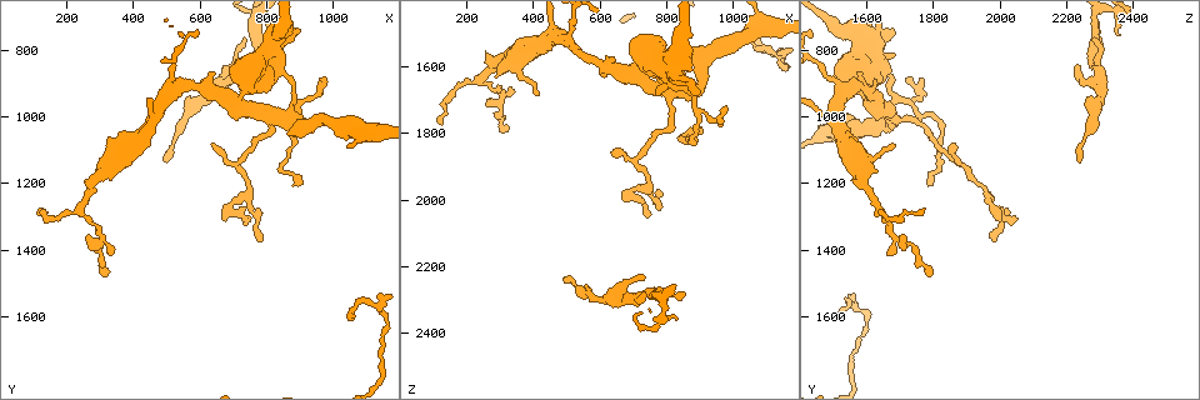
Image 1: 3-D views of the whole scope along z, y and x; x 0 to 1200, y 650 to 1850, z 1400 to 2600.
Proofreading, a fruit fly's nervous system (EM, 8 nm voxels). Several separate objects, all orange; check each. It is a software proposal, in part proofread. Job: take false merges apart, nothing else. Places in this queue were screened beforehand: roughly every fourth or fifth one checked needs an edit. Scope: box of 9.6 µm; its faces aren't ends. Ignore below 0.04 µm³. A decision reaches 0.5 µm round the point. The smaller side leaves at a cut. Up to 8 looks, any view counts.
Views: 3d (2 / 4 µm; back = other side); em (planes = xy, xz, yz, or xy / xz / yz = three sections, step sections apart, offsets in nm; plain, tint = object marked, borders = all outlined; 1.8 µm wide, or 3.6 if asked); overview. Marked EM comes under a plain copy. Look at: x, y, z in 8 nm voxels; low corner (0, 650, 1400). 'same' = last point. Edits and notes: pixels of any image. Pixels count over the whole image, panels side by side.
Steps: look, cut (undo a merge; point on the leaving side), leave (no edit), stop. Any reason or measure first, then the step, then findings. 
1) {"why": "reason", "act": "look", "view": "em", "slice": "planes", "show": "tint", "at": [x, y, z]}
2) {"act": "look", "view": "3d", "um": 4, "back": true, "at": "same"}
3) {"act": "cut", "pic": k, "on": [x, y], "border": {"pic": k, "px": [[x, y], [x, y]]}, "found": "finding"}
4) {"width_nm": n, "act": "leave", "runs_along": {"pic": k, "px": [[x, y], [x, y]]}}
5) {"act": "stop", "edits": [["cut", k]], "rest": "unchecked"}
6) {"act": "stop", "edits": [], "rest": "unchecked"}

{"why": "sharp bend", "act": "look", "view": "em", "slice": "xy", "step": 4, "show": "tint", "at": [740, 1230, 1970]}

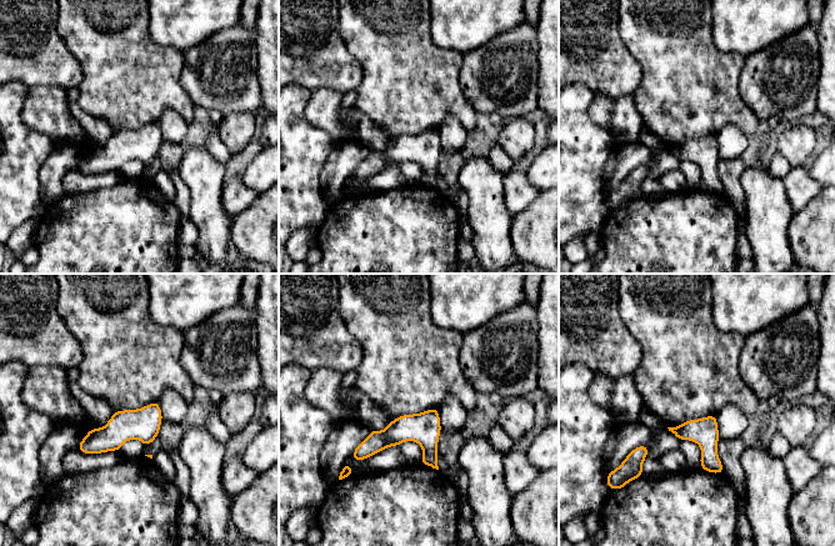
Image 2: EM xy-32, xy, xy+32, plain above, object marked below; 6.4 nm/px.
{"act": "leave", "runs_along": {"pic": 2, "px": [[435, 412], [358, 456]]}, "found": "continuous, no second cell"}

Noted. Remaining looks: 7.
{"why": "thick turns thin", "act": "look", "view": "em", "slice": "planes", "show": "tint", "at": [790, 990, 1670]}

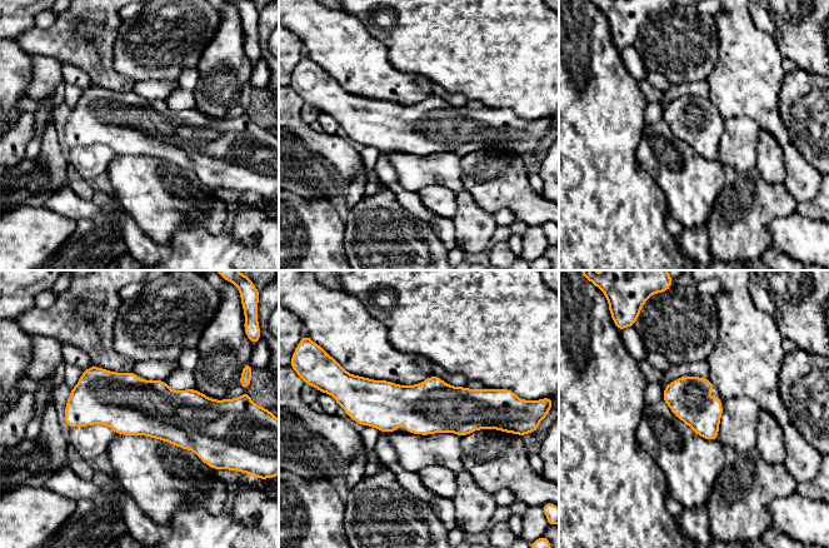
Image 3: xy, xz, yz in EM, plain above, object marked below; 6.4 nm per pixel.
{"width_nm": 280, "act": "leave", "runs_along": {"pic": 3, "px": [[344, 404], [478, 409], [494, 417]]}, "found": "continuous, no second cell"}

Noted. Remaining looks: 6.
{"why": "narrows sharply", "act": "look", "view": "3d", "um": 4, "back": true, "at": [720, 850, 2280]}

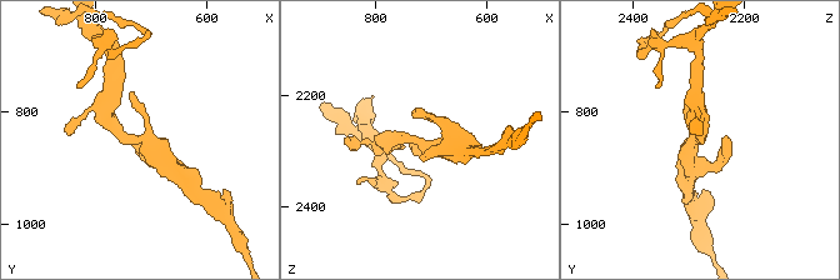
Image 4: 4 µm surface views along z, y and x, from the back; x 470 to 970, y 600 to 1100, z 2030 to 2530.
{"arm_widths_nm": [260, 260], "why": "now the EM", "act": "look", "view": "em", "slice": "planes", "show": "tint", "at": [725, 840, 2285]}

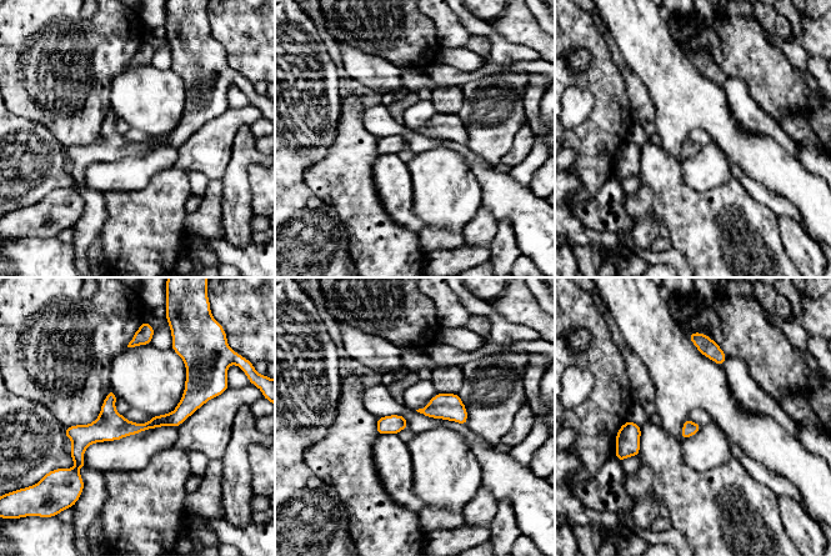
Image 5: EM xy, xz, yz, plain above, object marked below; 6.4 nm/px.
{"width_nm": 100, "act": "leave", "found": "all the same cell"}

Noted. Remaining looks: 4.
{"act": "stop", "edits": [], "rest": "unchecked"}

